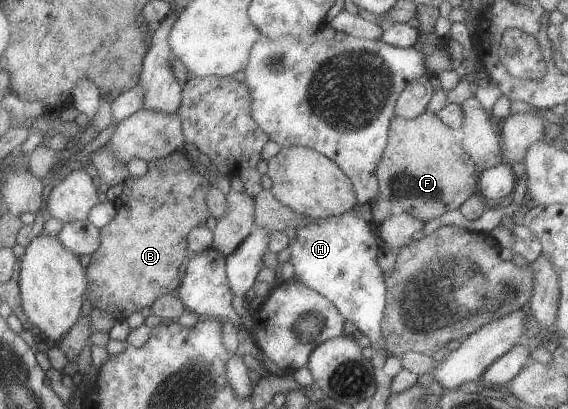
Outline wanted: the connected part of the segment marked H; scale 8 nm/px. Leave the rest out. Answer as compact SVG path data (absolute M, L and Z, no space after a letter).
M348 210L342 215L310 221L306 227L295 229L295 236L287 245L290 253L288 261L293 269L291 276L320 293L345 320L352 321L358 331L368 337L374 353L380 353L383 358L389 357L381 333L386 286L376 262L383 248L374 222Z

